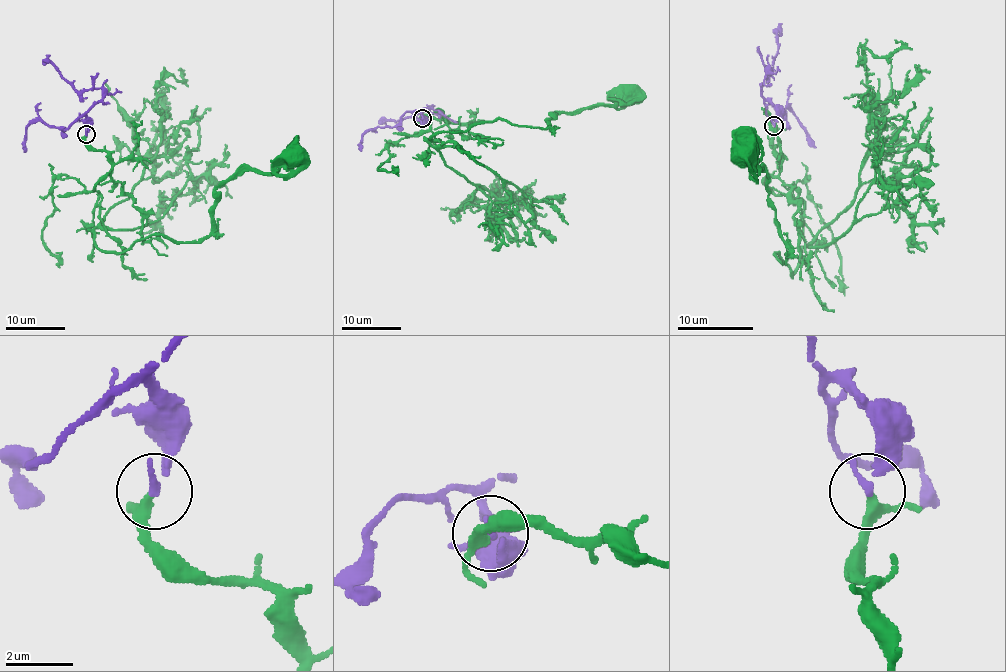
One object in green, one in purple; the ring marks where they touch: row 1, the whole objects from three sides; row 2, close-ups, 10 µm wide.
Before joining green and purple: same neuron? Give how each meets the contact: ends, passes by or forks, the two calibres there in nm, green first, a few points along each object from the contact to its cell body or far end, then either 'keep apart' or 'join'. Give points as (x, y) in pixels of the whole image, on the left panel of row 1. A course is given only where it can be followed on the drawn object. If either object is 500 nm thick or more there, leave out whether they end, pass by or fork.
green passes by; purple ends there; 240 nm thick on the green side, 240 nm on the other; green runs (85, 135), (112, 165), (95, 188), (107, 252), (204, 240), (216, 188), (296, 156); purple runs (86, 135), (89, 121), (85, 114), (103, 96), (103, 90), (94, 87), (78, 92), (49, 61), (49, 55); join

